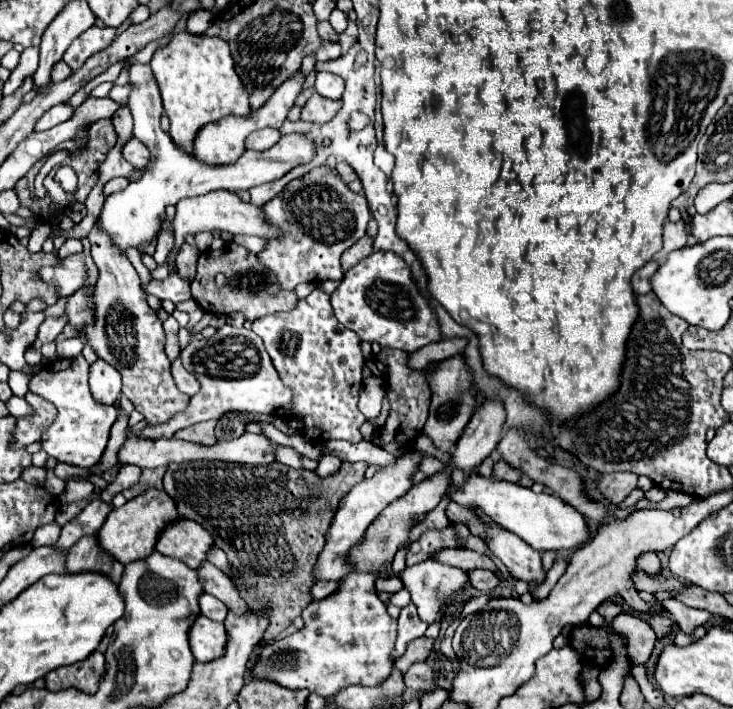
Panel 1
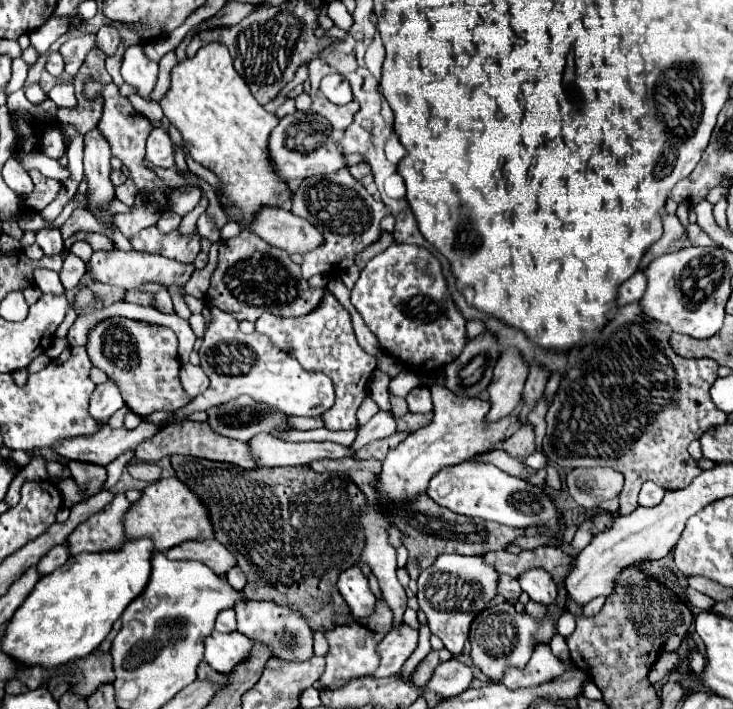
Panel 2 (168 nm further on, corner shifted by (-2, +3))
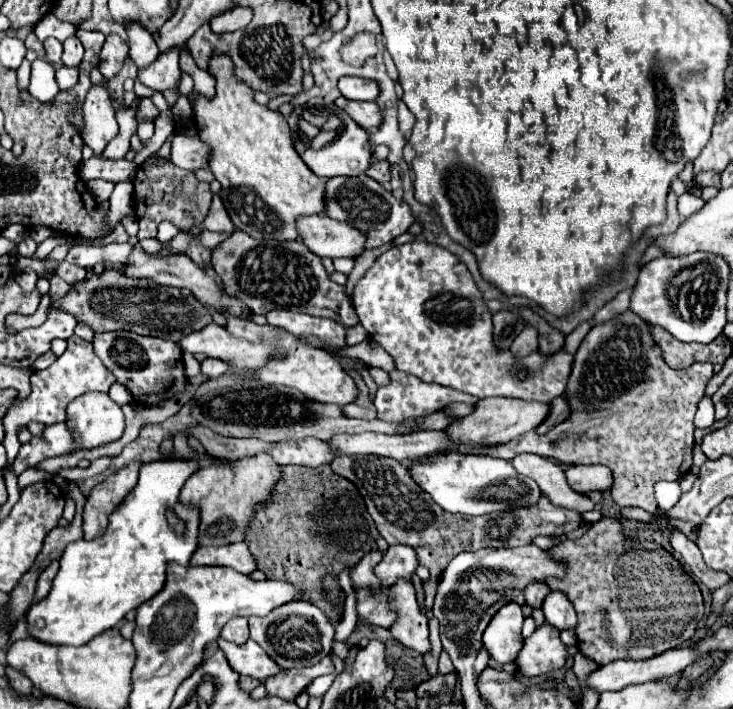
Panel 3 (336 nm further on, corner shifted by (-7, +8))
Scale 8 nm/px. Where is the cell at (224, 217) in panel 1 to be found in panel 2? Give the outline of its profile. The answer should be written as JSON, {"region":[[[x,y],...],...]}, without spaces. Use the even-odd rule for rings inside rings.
{"region":[[[265,207],[255,215],[247,229],[269,245],[297,255],[323,245],[323,235],[307,219],[295,217],[289,209]]]}

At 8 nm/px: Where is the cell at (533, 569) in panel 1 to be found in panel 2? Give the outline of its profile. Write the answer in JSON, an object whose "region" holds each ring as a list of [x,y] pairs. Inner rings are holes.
{"region":[[[529,569],[519,577],[519,583],[523,587],[523,591],[531,597],[531,601],[541,603],[545,607],[555,605],[557,601],[557,585],[553,583],[551,575],[543,569]]]}

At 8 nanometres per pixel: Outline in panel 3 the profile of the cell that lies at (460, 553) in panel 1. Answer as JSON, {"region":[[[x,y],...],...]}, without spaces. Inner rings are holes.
{"region":[[[602,518],[590,526],[580,540],[566,540],[548,548],[554,560],[564,564],[566,574],[562,578],[548,578],[550,588],[566,592],[578,614],[578,650],[598,666],[614,660],[648,660],[670,648],[686,646],[704,616],[704,602],[696,582],[682,570],[678,560],[670,556],[660,544],[650,540],[634,540],[620,532],[618,518]]]}

